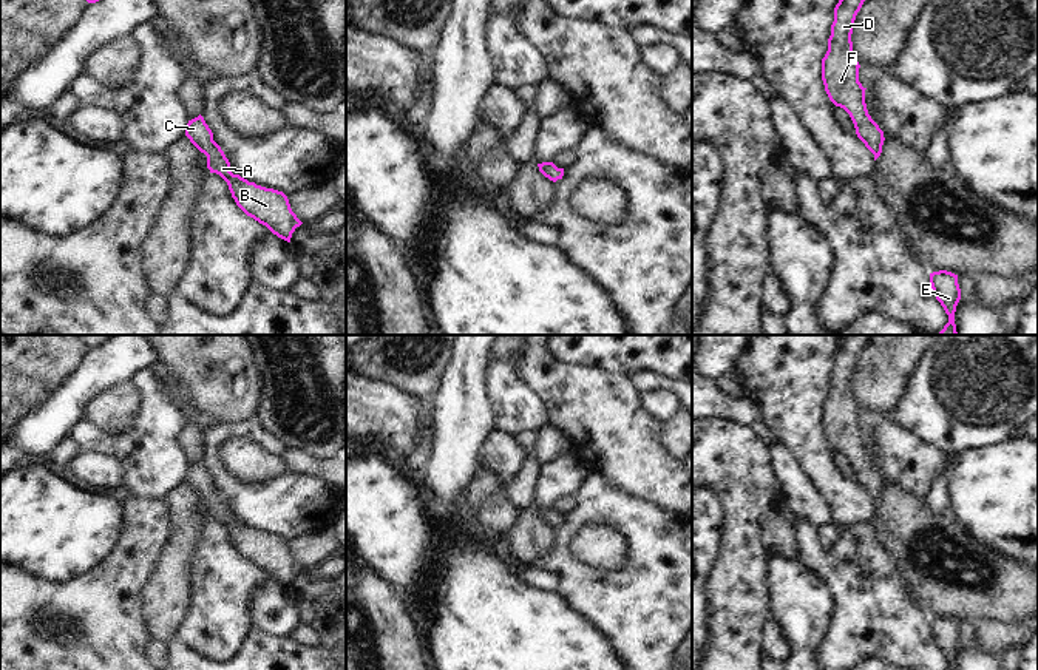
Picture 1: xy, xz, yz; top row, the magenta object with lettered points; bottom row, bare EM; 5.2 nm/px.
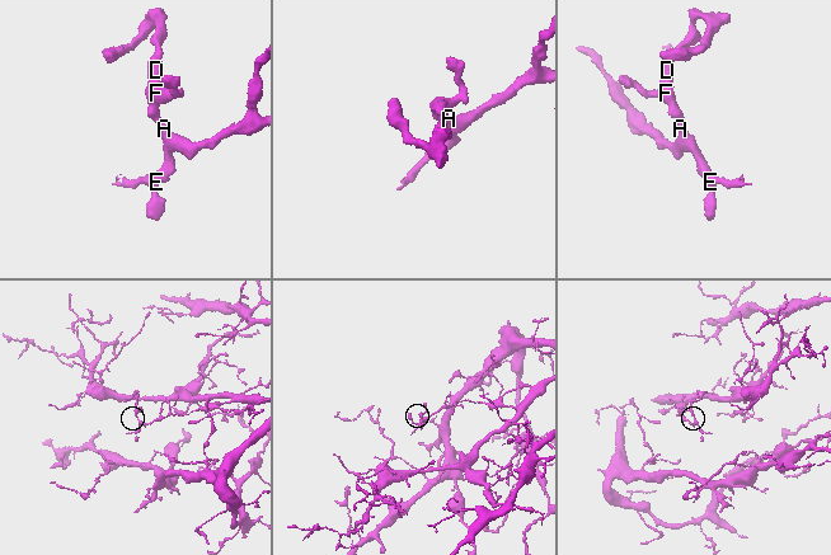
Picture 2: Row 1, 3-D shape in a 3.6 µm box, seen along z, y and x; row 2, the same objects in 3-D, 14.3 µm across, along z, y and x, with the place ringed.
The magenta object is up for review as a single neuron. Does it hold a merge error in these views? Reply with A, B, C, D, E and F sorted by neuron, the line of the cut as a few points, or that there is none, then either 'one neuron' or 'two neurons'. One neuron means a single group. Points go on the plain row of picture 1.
A B C D E F | no cut | one neuron

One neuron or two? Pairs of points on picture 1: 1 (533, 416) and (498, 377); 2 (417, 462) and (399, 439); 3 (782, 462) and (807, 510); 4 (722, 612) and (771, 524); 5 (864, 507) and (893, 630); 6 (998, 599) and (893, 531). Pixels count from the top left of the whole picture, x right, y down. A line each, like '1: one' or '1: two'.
1: one
2: two
3: one
4: two
5: two
6: one

